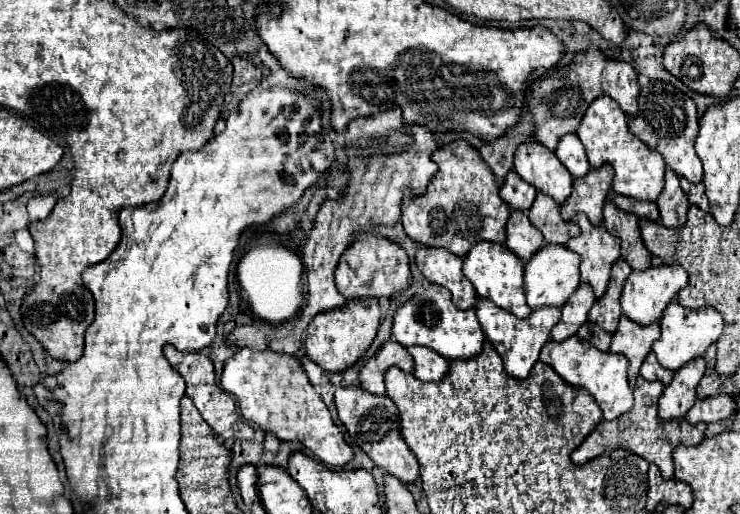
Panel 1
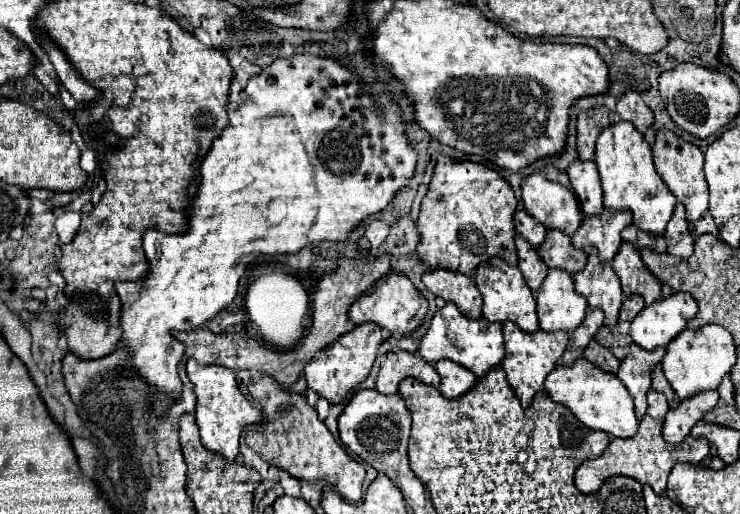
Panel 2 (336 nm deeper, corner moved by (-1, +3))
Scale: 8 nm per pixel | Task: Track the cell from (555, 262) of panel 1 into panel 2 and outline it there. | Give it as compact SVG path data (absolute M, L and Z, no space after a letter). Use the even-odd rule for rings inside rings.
M551 268L535 296L541 330L573 332L573 328L583 322L583 316L587 312L587 300L583 300L583 296L575 292L573 278L567 270Z

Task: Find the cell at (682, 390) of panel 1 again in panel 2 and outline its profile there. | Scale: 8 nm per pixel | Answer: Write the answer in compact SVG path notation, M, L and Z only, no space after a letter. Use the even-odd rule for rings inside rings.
M703 390L691 398L681 400L677 408L671 408L663 422L663 438L671 444L679 444L689 430L703 418L707 410L711 410L719 400L717 390Z

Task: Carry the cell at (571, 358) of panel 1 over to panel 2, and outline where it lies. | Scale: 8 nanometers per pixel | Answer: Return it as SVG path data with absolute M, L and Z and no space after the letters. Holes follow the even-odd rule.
M585 358L575 360L575 364L571 366L555 366L555 370L545 378L545 390L555 402L567 406L587 428L603 430L611 438L629 438L637 432L639 420L633 412L631 394L627 392L623 382L615 374L597 368Z

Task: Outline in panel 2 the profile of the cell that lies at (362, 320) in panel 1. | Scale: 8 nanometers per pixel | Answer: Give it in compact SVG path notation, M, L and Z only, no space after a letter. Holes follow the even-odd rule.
M377 324L355 326L351 332L343 334L339 340L335 340L327 348L319 350L315 358L311 358L311 362L305 364L305 378L309 388L313 388L319 396L327 398L331 404L341 402L349 390L353 390L359 382L363 382L369 376L381 342L383 342L383 336Z

